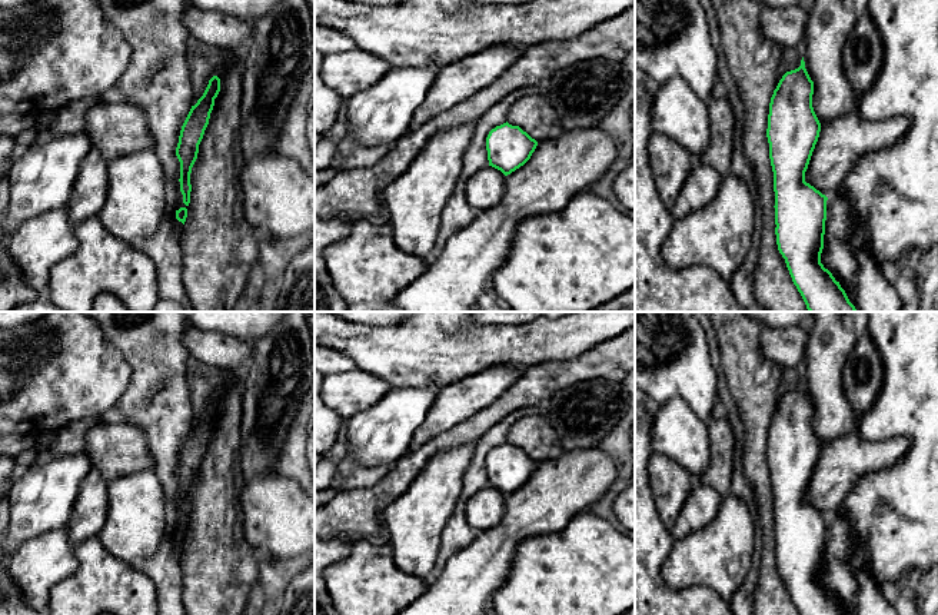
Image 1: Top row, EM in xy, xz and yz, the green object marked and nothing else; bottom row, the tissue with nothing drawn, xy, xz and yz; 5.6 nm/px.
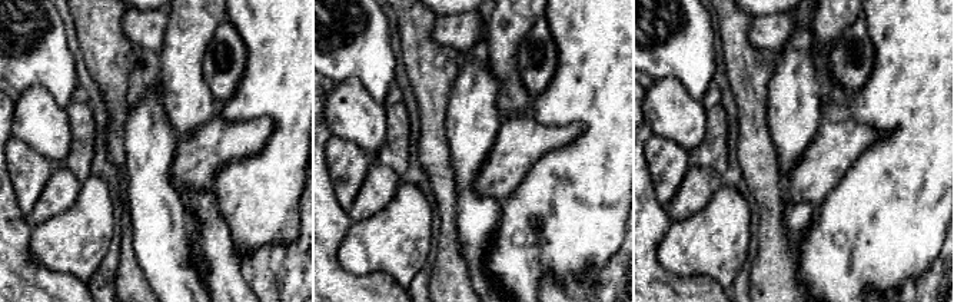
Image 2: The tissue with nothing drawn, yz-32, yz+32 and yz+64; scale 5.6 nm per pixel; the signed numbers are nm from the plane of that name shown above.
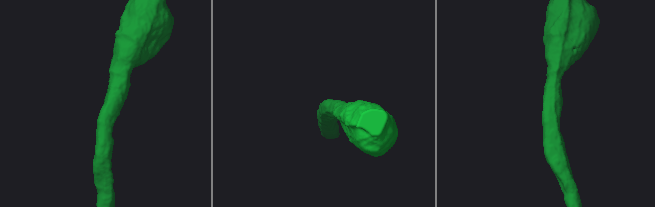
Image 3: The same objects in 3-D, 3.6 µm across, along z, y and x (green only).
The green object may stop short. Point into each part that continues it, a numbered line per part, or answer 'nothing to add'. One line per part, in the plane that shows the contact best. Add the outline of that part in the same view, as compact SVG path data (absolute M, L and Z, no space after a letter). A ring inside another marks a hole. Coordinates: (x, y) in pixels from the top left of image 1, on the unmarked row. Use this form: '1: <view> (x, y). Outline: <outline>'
nothing to add

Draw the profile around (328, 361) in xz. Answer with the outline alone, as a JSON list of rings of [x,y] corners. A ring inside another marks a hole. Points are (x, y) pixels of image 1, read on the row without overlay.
[[[315,346],[315,372],[335,375],[355,369],[355,362],[343,353],[325,346]]]

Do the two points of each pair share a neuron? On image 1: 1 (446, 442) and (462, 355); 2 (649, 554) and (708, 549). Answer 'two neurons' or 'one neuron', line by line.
1: two neurons
2: two neurons

